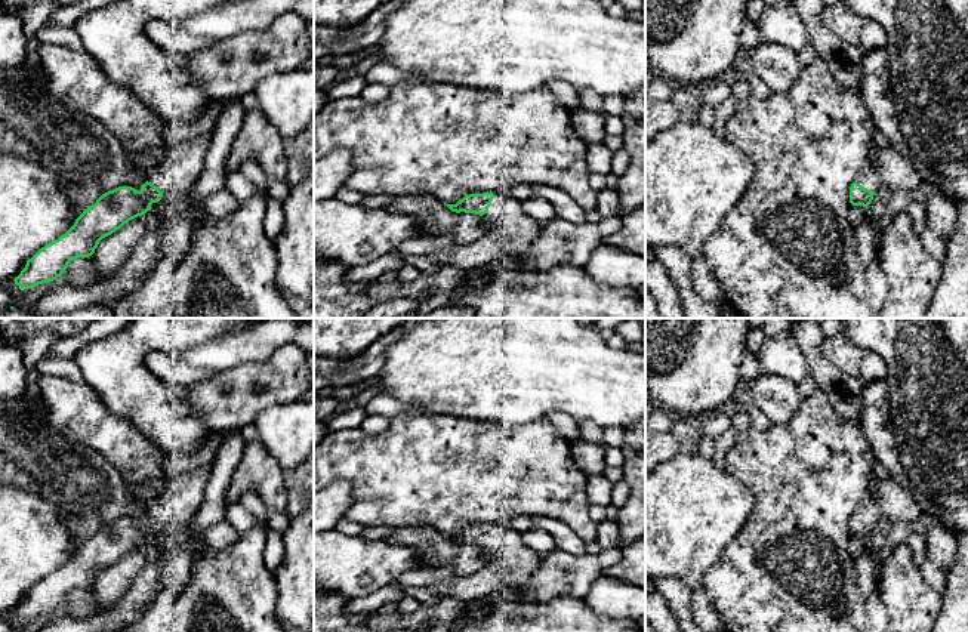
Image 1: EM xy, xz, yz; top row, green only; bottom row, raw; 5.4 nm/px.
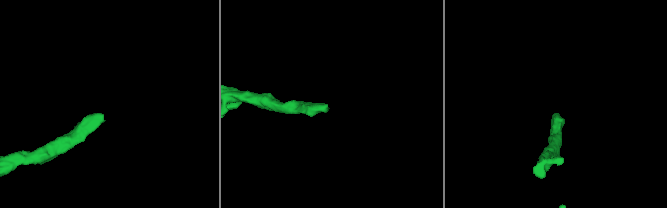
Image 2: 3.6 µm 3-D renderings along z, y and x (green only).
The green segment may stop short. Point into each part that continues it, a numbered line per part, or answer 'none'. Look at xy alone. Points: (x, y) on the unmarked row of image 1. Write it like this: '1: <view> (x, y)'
1: xy (179, 501)

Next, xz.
1: xz (511, 563)

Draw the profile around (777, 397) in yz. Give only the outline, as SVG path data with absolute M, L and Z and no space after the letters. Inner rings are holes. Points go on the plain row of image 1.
M762 373L746 389L752 404L776 425L790 420L802 401L798 383L779 374Z

